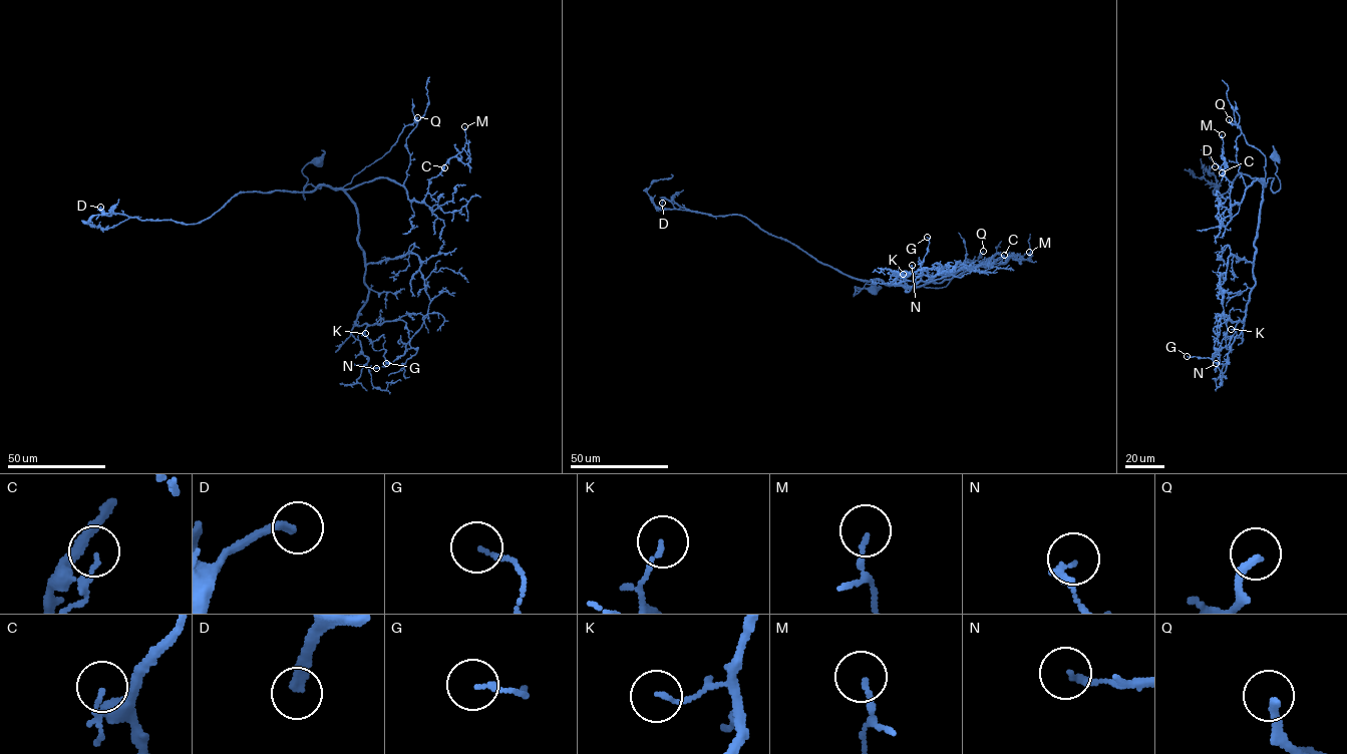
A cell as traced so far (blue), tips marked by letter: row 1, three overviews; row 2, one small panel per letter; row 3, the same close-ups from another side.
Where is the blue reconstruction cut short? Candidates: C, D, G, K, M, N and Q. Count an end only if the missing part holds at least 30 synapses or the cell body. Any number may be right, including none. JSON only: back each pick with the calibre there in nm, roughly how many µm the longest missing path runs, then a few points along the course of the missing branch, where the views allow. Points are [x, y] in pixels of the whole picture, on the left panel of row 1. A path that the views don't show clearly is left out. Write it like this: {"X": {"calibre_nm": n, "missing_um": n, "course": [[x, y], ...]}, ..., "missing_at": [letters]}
{"D": {"calibre_nm": 240, "missing_um": 50, "course": [[100, 207], [90, 208], [59, 196], [54, 186], [37, 175]]}, "Q": {"calibre_nm": 240, "missing_um": 40, "course": [[417, 117], [439, 120], [448, 102], [442, 95]]}, "missing_at": ["D", "Q"]}

